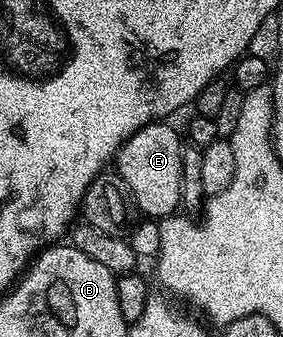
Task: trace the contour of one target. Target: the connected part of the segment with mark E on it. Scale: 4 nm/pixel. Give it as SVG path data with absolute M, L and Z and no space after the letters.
M163 120L151 121L146 127L134 131L121 145L114 158L115 172L126 183L131 200L145 218L171 217L181 208L182 159L185 146L180 137Z

